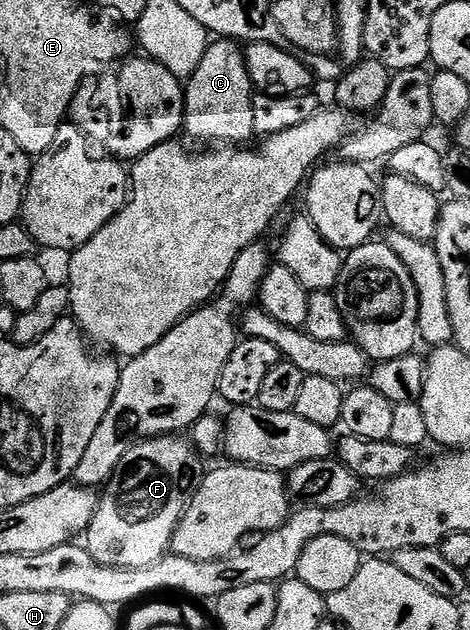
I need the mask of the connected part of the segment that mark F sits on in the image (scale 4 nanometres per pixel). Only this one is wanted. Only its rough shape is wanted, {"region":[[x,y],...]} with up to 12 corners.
{"region":[[179,433],[130,447],[85,532],[93,561],[170,552],[204,460]]}

